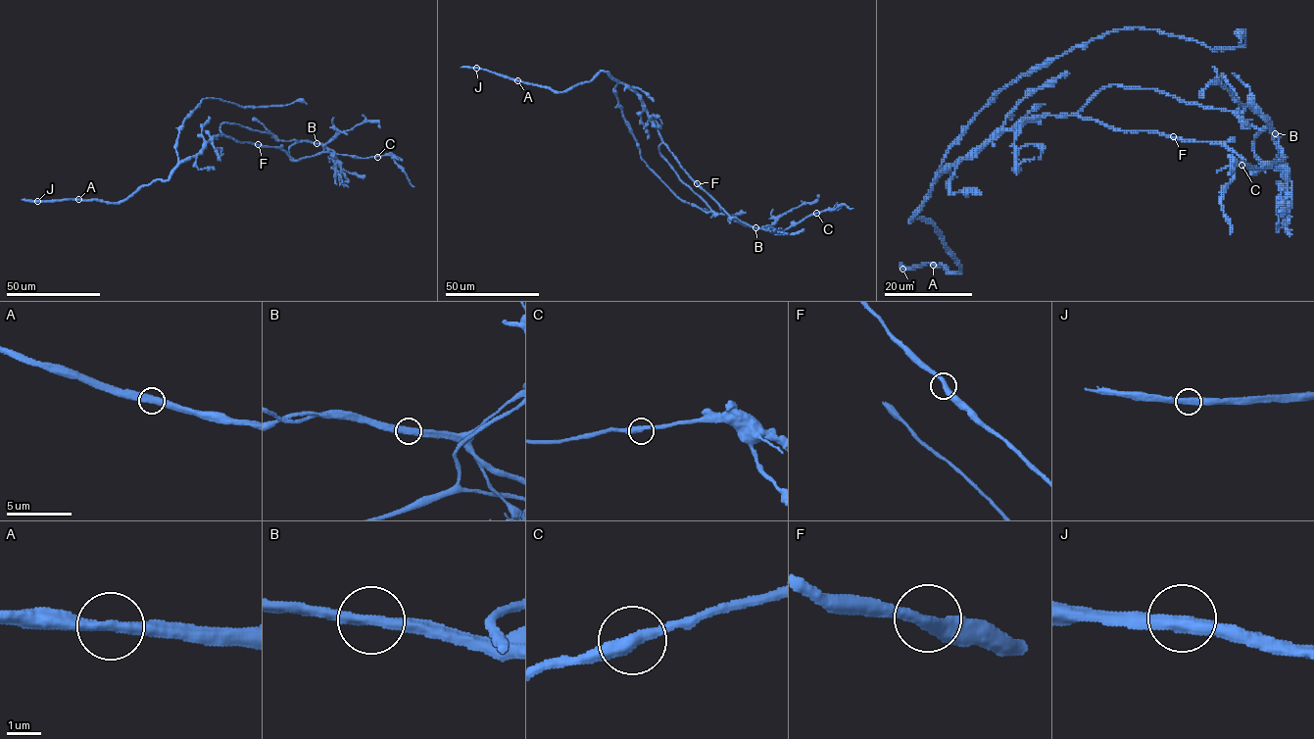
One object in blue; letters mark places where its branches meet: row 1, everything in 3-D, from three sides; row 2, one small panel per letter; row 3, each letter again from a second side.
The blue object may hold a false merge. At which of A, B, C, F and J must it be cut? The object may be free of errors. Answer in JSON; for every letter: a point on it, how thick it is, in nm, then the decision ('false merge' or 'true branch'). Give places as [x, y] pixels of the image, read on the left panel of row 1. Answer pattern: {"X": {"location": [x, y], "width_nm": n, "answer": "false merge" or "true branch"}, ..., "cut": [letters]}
{"A": {"location": [78, 199], "width_nm": 400, "answer": "true branch"}, "B": {"location": [316, 143], "width_nm": 400, "answer": "false merge"}, "C": {"location": [377, 157], "width_nm": 400, "answer": "true branch"}, "F": {"location": [258, 144], "width_nm": 380, "answer": "true branch"}, "J": {"location": [37, 201], "width_nm": 400, "answer": "true branch"}, "cut": ["B"]}

